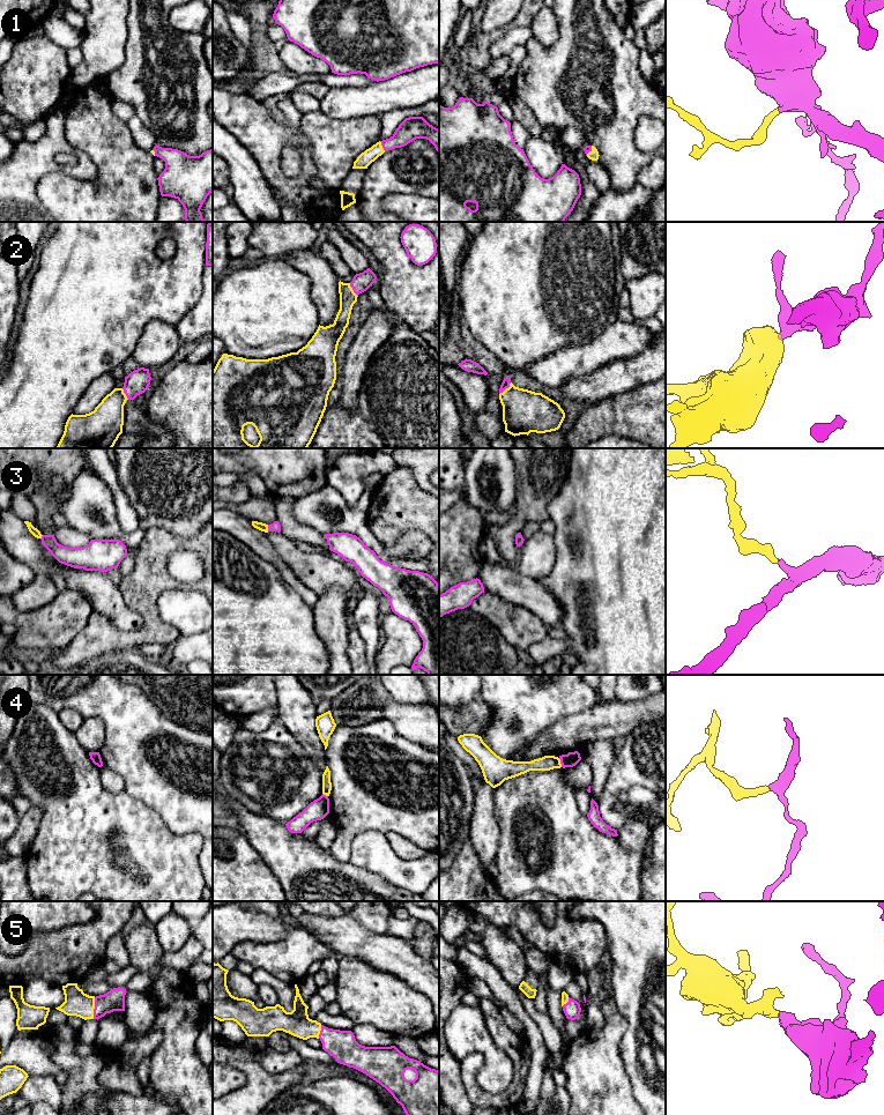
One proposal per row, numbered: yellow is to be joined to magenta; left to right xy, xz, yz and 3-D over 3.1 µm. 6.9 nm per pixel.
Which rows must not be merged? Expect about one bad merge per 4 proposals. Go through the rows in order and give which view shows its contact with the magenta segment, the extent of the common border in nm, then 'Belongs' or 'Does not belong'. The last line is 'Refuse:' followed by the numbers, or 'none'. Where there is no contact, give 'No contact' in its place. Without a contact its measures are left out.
1: Touches magenta in xz. Shared border 80 nm. Belongs
2: Touches magenta in yz. Shared border 120 nm. Belongs
3: Touches magenta in xz. Shared border 50 nm. Belongs
4: Touches magenta in yz. Shared border 70 nm. Does not belong
5: Touches magenta in xy. Shared border 150 nm. Belongs
Refuse: 4

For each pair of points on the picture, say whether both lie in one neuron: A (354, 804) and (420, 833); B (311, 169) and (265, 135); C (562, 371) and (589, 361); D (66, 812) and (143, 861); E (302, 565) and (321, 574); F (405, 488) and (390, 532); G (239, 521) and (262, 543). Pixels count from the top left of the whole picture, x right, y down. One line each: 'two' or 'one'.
A: one
B: one
C: one
D: one
E: one
F: one
G: one

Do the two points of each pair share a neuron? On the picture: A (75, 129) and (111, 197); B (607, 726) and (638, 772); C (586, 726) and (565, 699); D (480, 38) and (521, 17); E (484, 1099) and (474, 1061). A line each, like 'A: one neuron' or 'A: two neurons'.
A: one neuron
B: two neurons
C: two neurons
D: one neuron
E: one neuron

